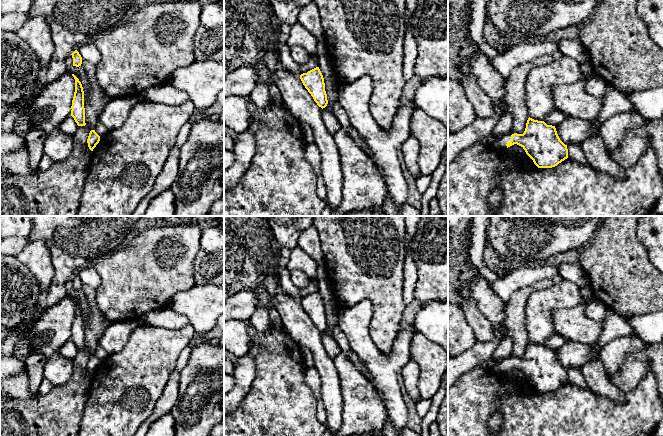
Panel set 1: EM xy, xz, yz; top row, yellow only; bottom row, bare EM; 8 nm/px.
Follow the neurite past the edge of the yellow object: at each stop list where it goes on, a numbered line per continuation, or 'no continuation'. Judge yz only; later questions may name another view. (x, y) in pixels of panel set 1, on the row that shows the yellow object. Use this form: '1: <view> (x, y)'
1: yz (500, 144)

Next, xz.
no continuation

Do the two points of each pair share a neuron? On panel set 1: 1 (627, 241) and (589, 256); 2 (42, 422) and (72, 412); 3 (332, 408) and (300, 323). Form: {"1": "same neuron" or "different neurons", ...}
{"1": "same neuron", "2": "same neuron", "3": "same neuron"}

